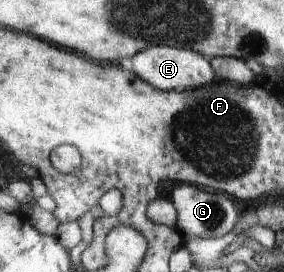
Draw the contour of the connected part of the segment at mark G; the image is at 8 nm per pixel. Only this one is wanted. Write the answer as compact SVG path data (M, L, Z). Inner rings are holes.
M179 183L172 192L172 202L179 212L177 229L184 235L185 241L193 238L225 238L239 222L238 206L224 193L213 192L188 183Z

